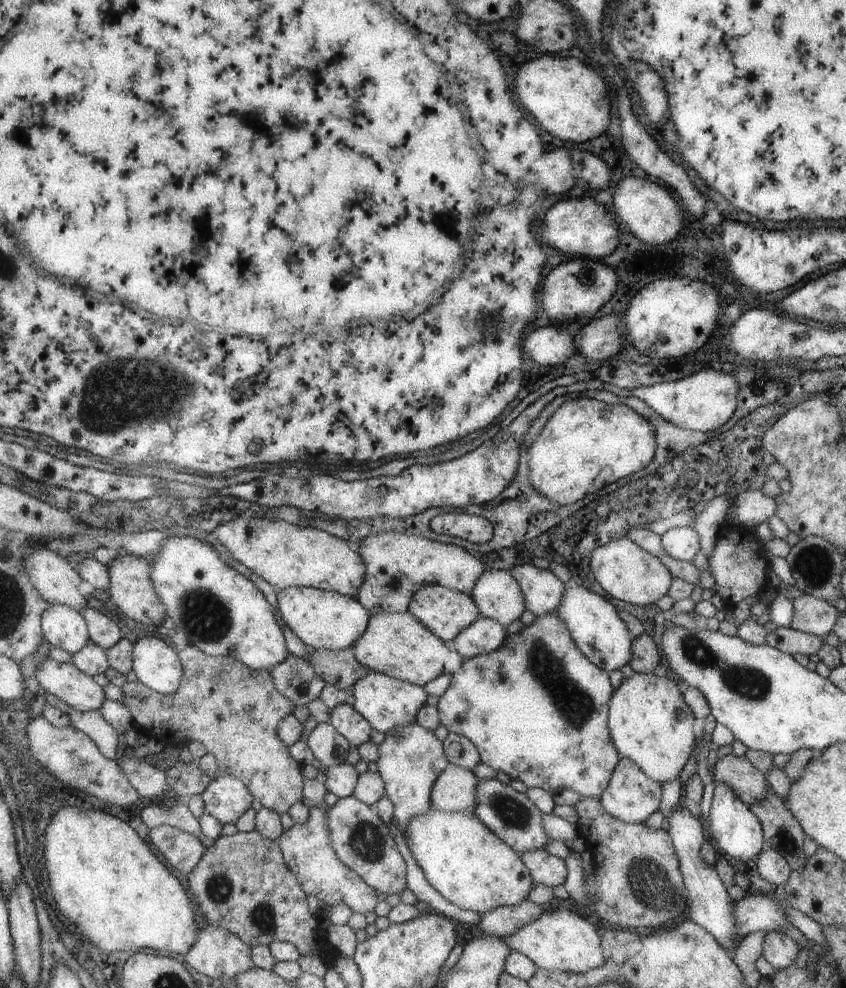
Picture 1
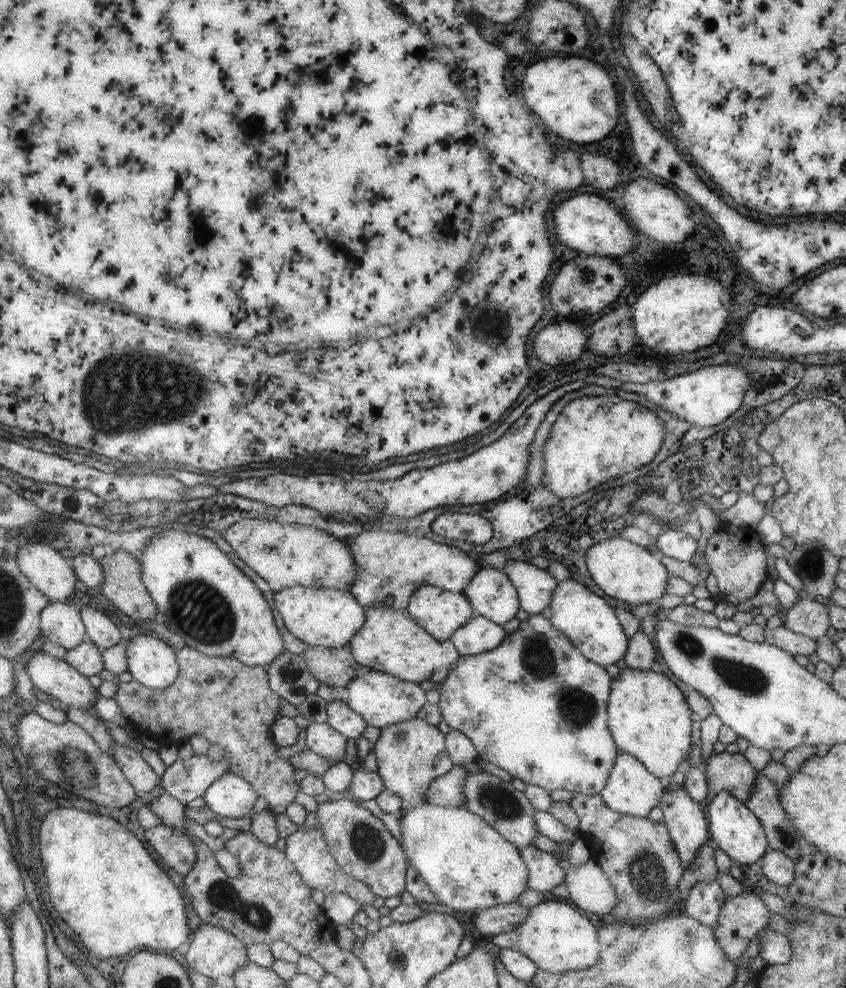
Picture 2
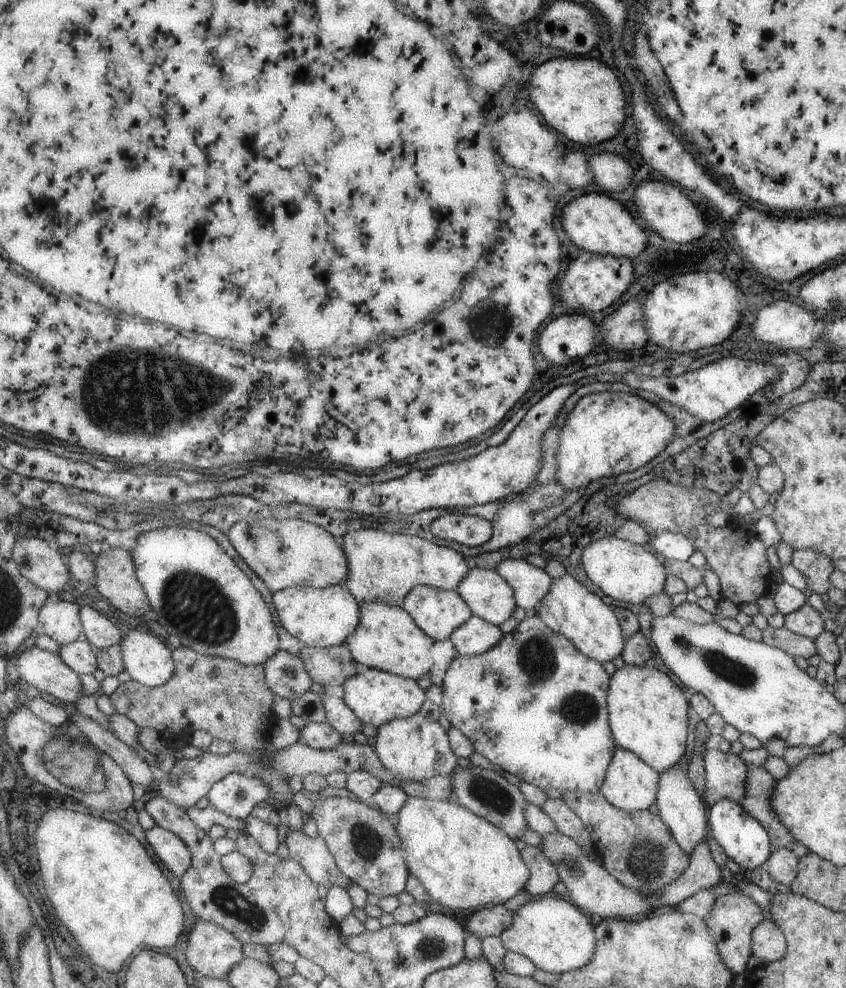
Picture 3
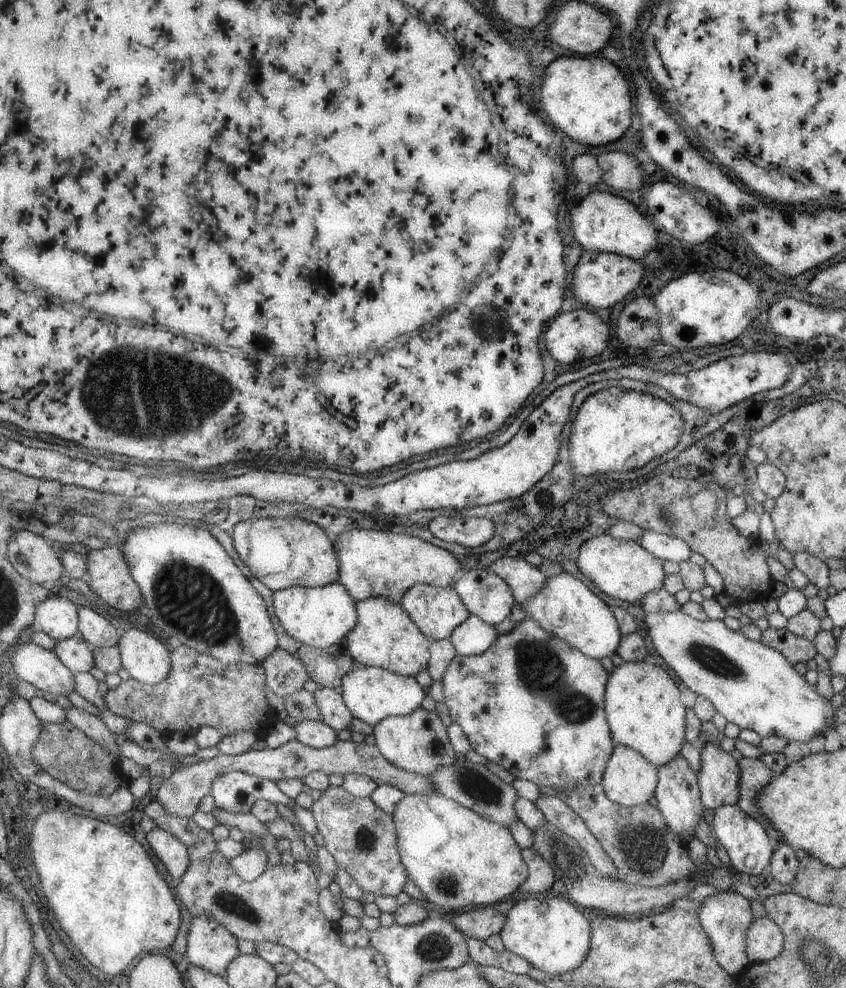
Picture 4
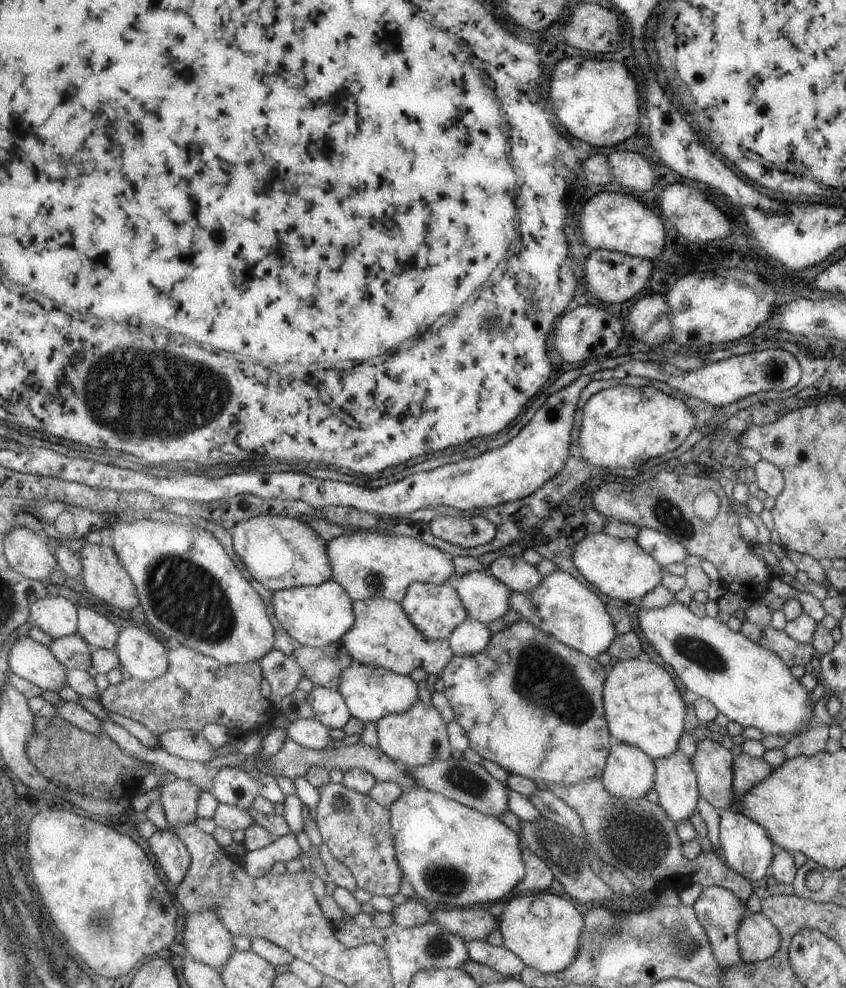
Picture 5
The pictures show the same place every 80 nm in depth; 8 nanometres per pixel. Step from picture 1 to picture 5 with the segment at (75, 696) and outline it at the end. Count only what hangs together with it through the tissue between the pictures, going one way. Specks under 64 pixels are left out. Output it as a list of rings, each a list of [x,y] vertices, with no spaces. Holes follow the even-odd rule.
[[[30,637],[17,638],[10,648],[5,663],[8,663],[20,677],[41,690],[57,692],[57,689],[65,684],[66,668],[49,648]]]

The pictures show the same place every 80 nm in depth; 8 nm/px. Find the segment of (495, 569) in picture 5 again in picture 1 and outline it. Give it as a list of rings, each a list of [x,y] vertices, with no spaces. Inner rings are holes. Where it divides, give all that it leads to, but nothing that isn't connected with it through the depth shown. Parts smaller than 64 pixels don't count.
[[[520,563],[511,566],[508,571],[519,585],[525,609],[535,617],[554,612],[564,587],[548,569],[540,569],[531,563]]]

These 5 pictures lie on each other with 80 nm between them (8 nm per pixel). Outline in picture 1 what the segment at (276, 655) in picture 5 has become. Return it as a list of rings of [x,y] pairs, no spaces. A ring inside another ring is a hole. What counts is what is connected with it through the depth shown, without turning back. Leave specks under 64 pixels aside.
[[[291,654],[268,672],[275,690],[294,706],[307,705],[318,698],[325,685],[306,660]]]

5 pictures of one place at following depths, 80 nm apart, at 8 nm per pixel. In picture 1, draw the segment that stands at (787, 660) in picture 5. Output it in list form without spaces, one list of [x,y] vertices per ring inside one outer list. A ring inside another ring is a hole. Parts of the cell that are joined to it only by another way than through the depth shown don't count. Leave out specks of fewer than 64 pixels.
[[[777,627],[766,633],[765,640],[767,645],[788,655],[804,654],[807,657],[815,654],[823,643],[823,638],[796,631],[791,627]]]

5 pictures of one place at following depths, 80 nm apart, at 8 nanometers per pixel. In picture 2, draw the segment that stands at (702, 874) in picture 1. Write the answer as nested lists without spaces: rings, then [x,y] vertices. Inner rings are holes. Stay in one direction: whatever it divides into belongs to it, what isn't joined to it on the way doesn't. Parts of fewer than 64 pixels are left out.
[[[681,785],[674,790],[664,788],[658,808],[685,870],[698,848],[710,841],[704,805],[695,802]],[[716,881],[698,883],[680,902],[680,910],[712,928],[716,925],[720,904],[727,896]]]

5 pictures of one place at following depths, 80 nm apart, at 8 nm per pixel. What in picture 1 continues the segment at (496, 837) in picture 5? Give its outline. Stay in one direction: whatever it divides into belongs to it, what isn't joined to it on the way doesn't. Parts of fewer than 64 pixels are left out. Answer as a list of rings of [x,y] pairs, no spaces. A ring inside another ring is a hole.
[[[431,808],[422,815],[413,815],[406,826],[406,844],[427,882],[447,902],[461,910],[475,911],[480,915],[497,907],[511,906],[525,899],[533,887],[520,855],[499,840],[494,831],[489,830],[472,813]]]

